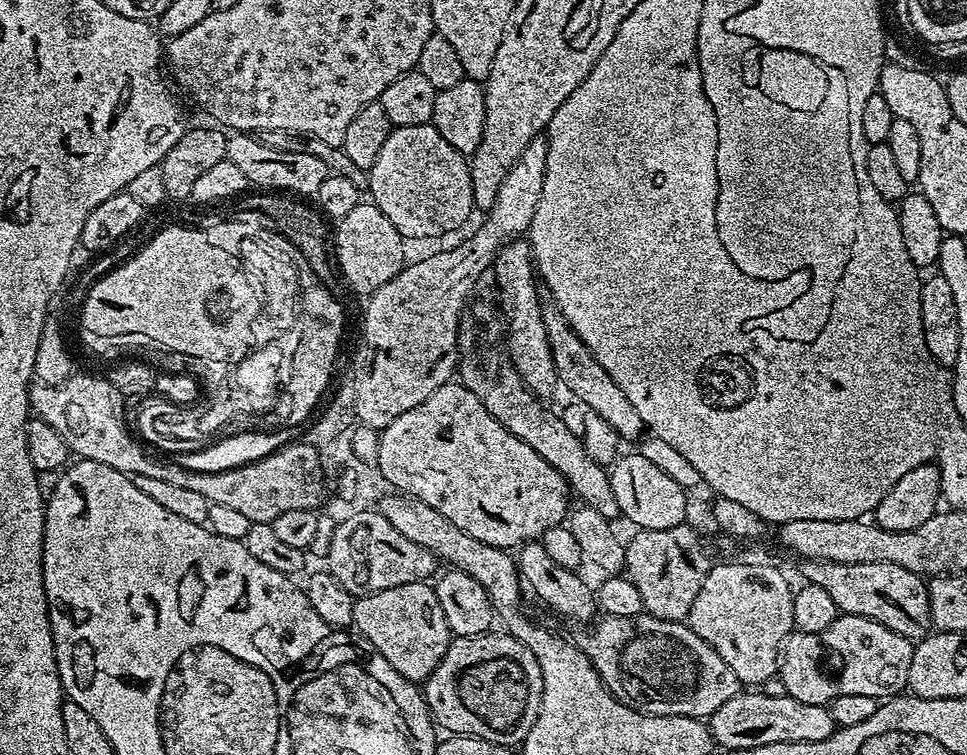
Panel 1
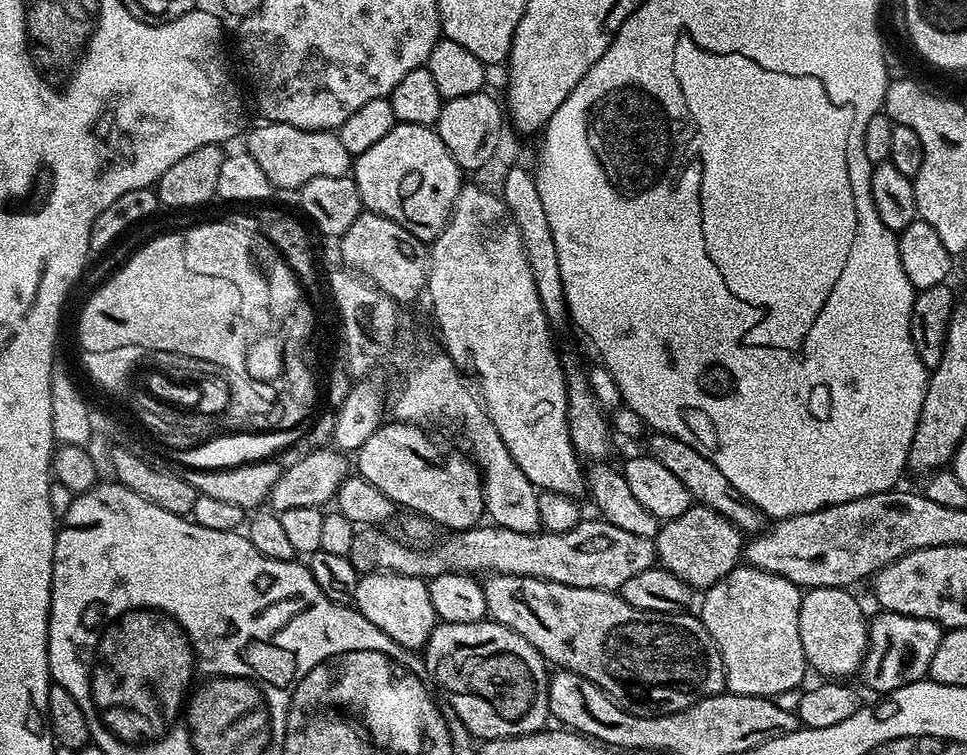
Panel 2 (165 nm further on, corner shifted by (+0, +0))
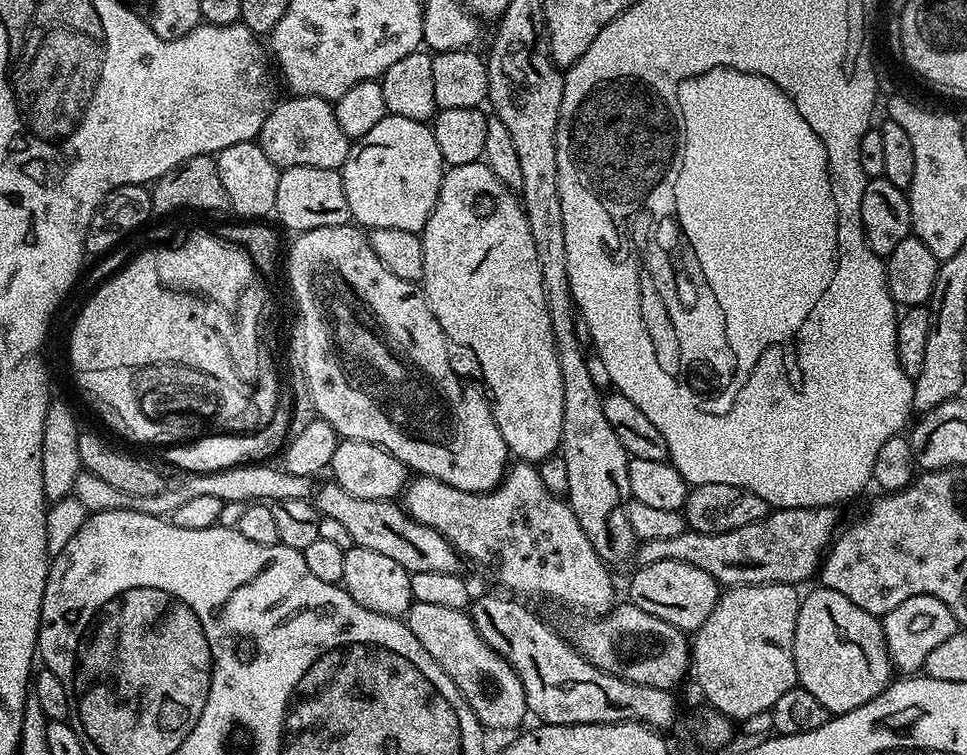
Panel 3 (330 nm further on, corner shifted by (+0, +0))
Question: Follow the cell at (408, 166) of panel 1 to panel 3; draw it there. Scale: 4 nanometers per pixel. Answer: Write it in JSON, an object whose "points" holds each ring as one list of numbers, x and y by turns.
{"points":[[384,116,382,122,378,122,378,126,370,130,370,134,366,134,349,147,348,156,344,159,342,175,351,219,368,230,389,228,423,233,436,205,445,171,446,165,438,150,438,142,434,138,431,127,425,121,401,116]]}

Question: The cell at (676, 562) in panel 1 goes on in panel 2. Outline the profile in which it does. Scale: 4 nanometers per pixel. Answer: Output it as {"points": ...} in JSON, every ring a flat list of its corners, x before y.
{"points":[[704,504,692,507,673,520,665,520,654,537,659,567,686,582,693,590,707,590,726,574,738,567,742,560,742,533,722,514]]}

